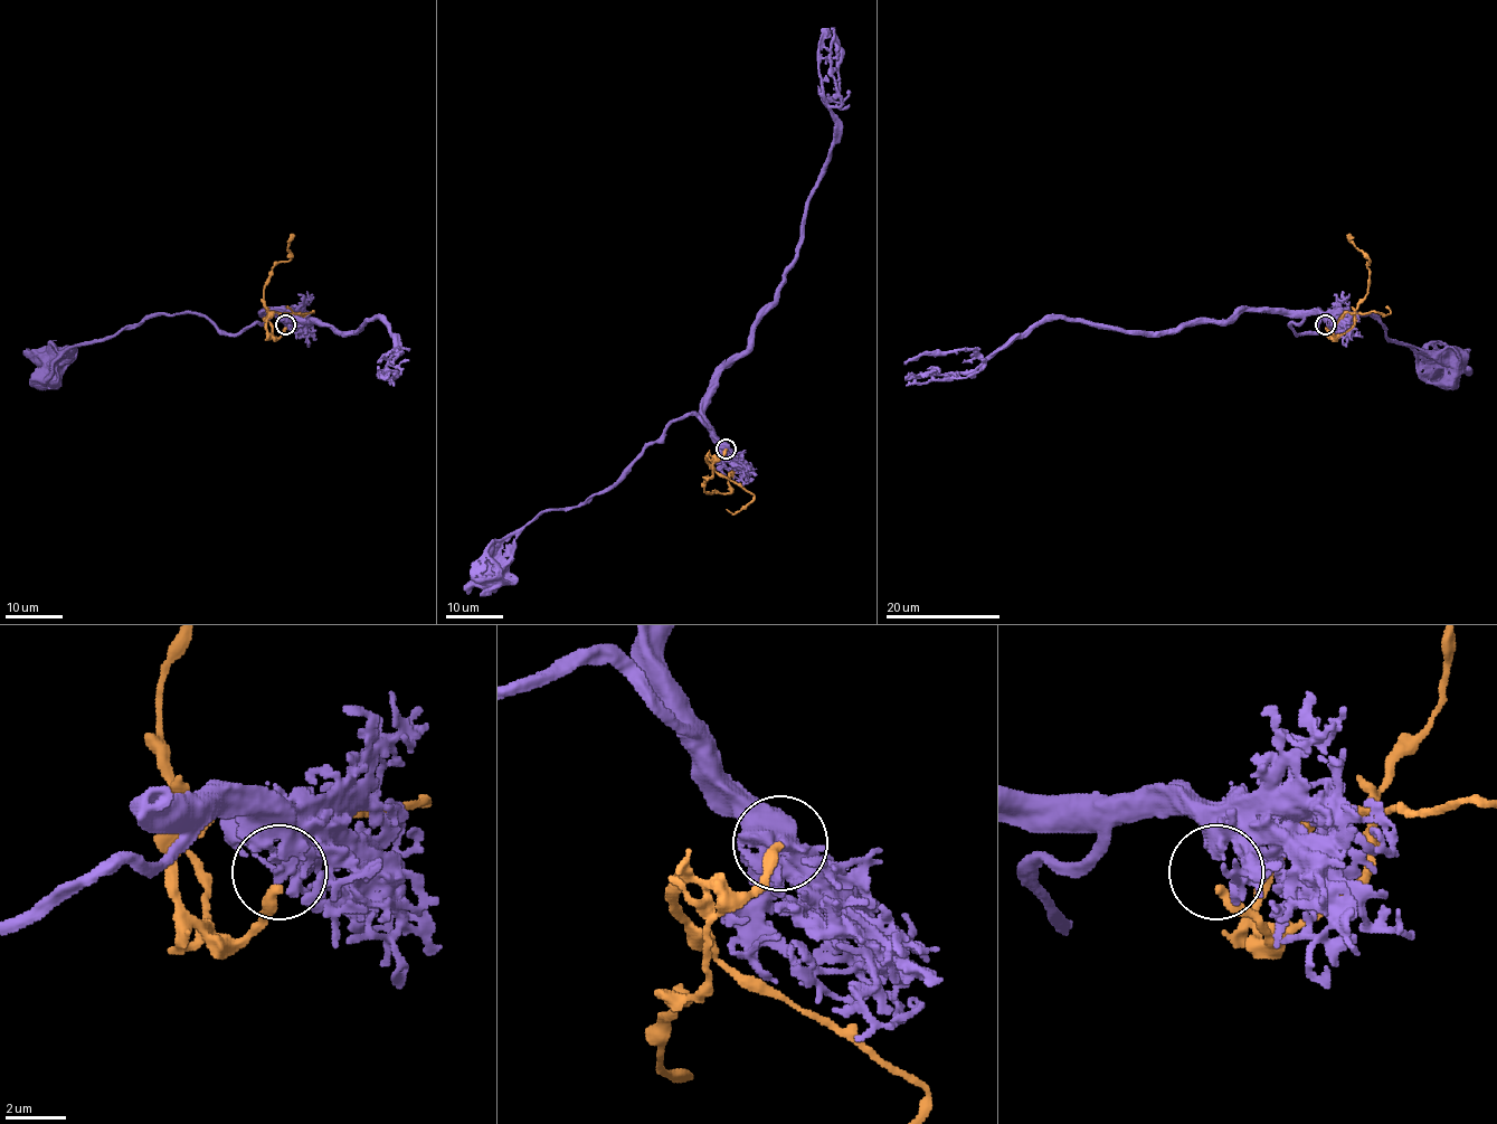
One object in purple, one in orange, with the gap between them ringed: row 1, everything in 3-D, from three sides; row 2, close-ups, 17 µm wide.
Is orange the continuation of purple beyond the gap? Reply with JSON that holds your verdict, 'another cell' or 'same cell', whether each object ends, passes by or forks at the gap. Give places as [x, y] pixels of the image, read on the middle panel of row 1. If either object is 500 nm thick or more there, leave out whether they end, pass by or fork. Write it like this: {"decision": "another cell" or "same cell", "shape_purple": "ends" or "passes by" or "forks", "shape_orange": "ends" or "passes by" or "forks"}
{"decision": "another cell", "shape_purple": "ends", "shape_orange": "ends"}

